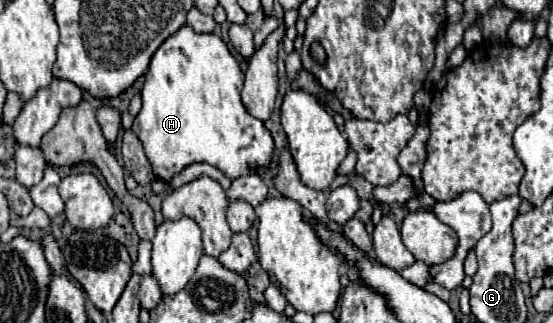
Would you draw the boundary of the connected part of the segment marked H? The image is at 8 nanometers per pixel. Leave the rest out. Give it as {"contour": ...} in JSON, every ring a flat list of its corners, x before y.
{"contour":[[183,26,165,40,165,44,161,44,145,72,145,84,141,90,143,108,133,122,133,132,137,132,157,178,169,182,177,172,193,162,207,162,231,180,237,176,257,174,269,166,273,156,273,138,263,122,251,116,241,104,241,88,243,72,227,50,227,44,217,34,197,34,189,26]]}

